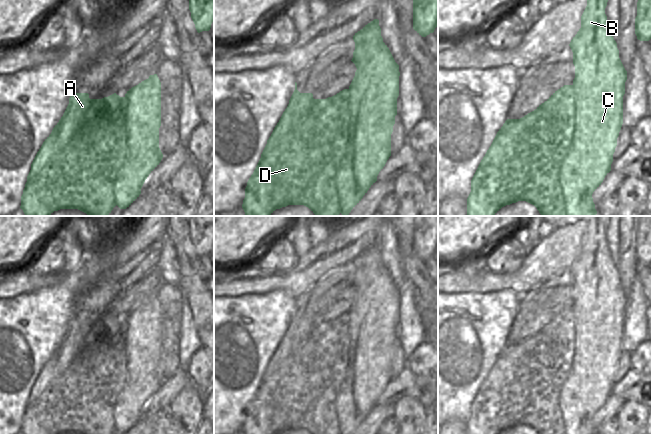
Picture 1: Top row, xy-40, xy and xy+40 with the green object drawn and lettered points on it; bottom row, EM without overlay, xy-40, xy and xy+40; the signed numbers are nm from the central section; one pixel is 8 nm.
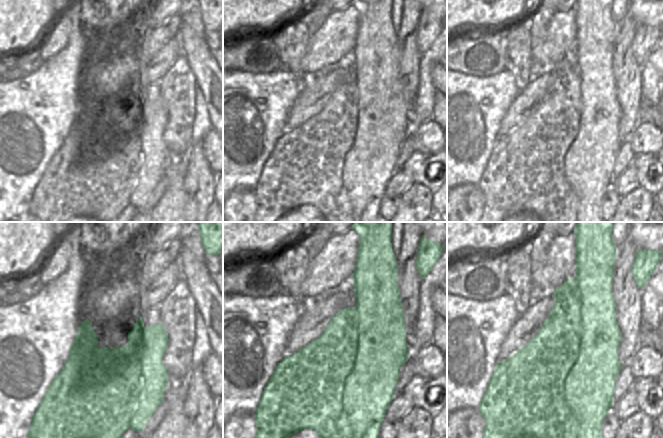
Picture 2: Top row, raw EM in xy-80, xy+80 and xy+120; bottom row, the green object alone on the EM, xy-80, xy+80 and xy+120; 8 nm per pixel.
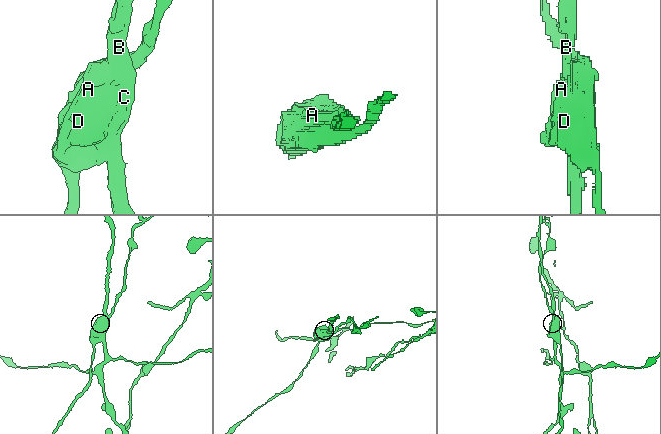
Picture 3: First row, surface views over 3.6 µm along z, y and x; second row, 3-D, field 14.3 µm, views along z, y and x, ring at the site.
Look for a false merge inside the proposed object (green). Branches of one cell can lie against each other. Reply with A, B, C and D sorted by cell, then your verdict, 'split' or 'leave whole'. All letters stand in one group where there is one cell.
A D / B C; split

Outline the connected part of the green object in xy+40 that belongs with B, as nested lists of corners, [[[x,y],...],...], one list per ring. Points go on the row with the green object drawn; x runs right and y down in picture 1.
[[[587,0],[581,28],[569,46],[573,52],[575,78],[575,132],[559,146],[561,170],[557,176],[563,188],[567,216],[596,216],[592,194],[611,171],[617,138],[623,124],[623,96],[627,71],[620,58],[605,8],[608,0]]]

